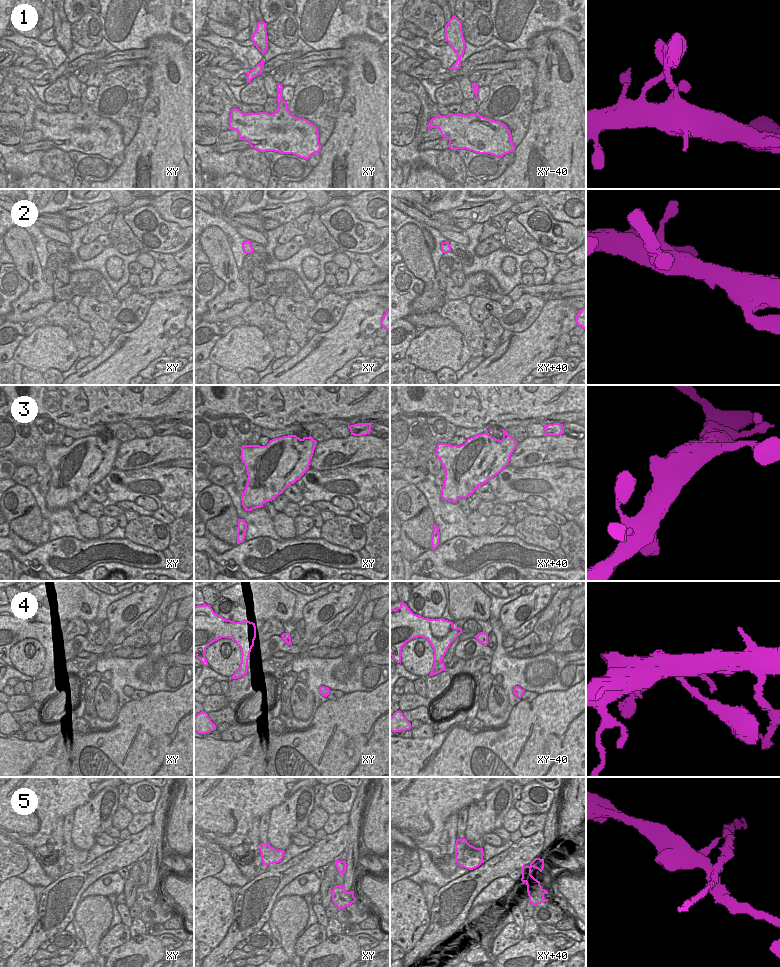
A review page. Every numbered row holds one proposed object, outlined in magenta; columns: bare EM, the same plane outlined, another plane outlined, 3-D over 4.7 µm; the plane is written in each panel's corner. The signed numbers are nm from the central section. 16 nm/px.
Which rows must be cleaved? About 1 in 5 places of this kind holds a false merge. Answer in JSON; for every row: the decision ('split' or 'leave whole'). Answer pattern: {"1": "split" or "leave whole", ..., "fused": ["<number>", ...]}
{"1": "leave whole", "2": "leave whole", "3": "leave whole", "4": "leave whole", "5": "split", "fused": ["5"]}

